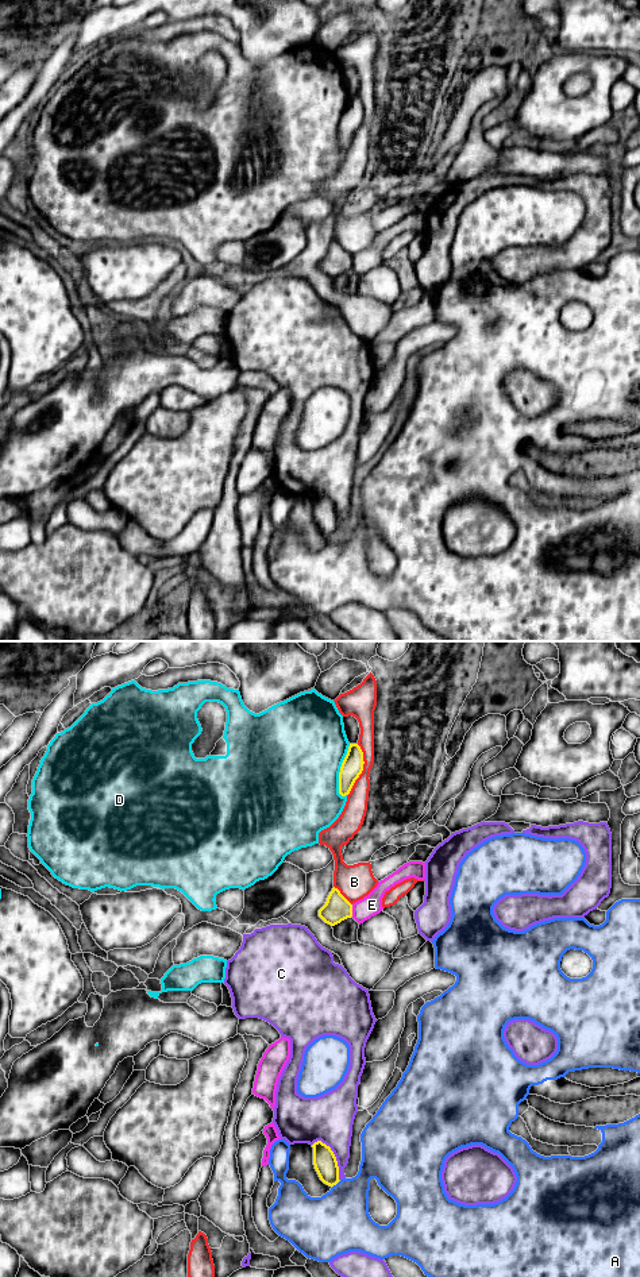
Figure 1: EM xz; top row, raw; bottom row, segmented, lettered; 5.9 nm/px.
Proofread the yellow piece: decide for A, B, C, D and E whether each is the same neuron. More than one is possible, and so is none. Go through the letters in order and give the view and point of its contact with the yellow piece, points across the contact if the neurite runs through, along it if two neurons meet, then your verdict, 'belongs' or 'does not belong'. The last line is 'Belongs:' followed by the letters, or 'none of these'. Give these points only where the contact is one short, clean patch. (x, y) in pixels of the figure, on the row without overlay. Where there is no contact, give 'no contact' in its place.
A: contact xz (336, 535); does not belong
B: contact xz (362, 122); does not belong
C: contact xz (335, 509); does not belong
D: contact xz (340, 123); does not belong
E: contact xz (351, 262); does not belong
Belongs: none of these

